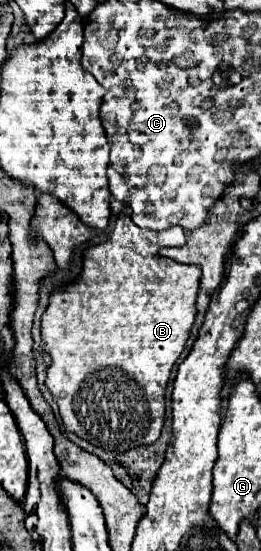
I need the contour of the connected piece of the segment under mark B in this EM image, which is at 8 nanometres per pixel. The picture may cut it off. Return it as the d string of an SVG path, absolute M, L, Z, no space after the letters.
M125 206L119 212L119 218L115 222L115 228L113 228L109 240L99 244L99 246L91 246L85 252L83 272L81 272L79 282L67 286L65 290L57 290L57 292L51 294L49 306L47 306L47 310L43 312L43 318L41 318L41 340L45 344L45 352L51 356L51 366L47 370L45 386L49 388L55 402L59 404L59 414L63 418L65 430L77 434L79 438L83 438L87 442L91 442L93 446L99 446L103 450L113 450L113 452L127 452L131 448L145 446L145 442L153 444L161 436L161 428L163 428L163 420L165 420L165 388L167 388L167 382L169 382L169 376L171 376L171 368L177 362L179 354L183 352L185 342L189 338L189 330L195 322L195 298L197 298L197 292L199 292L201 268L185 266L185 264L177 264L173 260L161 258L159 250L163 246L183 246L185 240L187 238L185 238L185 232L183 232L181 226L173 226L173 228L161 230L161 232L141 230L137 224L133 224L131 212Z

